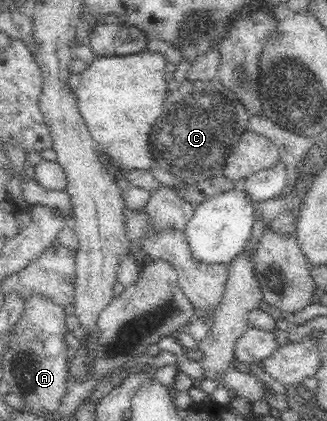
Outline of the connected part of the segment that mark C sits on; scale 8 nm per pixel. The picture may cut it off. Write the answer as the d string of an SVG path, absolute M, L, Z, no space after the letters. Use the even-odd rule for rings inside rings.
M218 76L212 81L180 82L177 89L170 91L163 105L163 114L156 119L154 132L150 135L150 148L155 165L167 169L186 184L195 184L222 174L222 169L231 149L238 143L240 136L249 129L248 113L244 105L236 99L231 89L224 87Z

